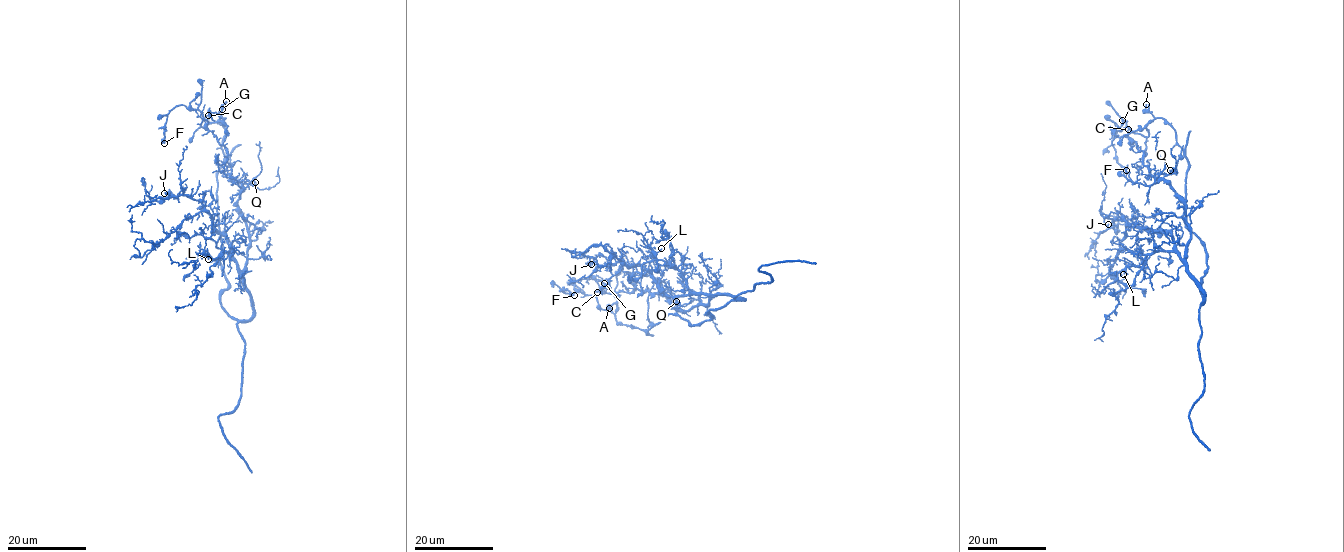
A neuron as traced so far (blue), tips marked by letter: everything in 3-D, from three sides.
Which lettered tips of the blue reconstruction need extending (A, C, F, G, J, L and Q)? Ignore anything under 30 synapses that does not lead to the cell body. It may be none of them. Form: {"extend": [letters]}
{"extend": []}

